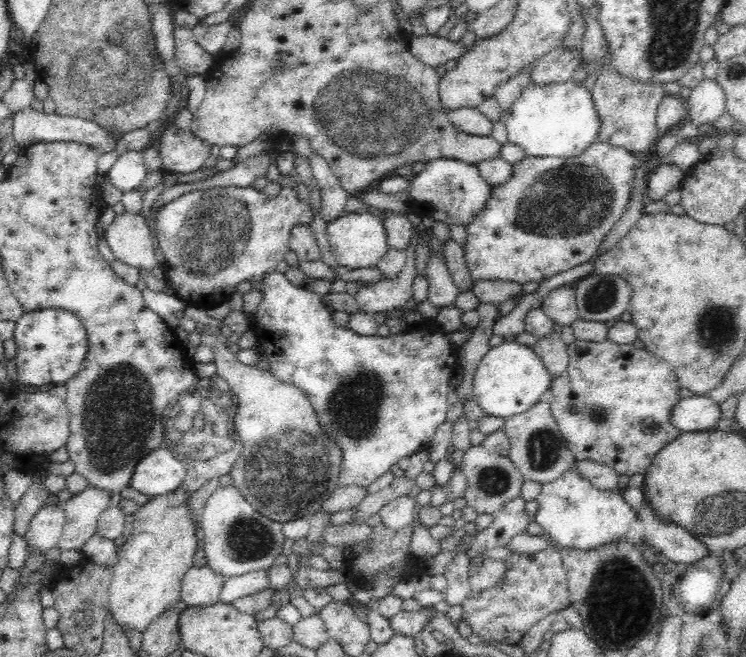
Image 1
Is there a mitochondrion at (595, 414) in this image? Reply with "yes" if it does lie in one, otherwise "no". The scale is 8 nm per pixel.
yes

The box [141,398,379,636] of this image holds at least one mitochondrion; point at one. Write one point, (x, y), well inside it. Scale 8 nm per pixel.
(286, 475)

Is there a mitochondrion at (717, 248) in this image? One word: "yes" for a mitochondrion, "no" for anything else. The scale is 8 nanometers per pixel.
no

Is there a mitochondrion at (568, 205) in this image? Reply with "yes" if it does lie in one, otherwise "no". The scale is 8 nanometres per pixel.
yes

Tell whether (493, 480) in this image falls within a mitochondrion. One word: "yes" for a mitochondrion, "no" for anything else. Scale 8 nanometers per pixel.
yes

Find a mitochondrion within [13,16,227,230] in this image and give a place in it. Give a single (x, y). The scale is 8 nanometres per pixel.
(127, 74)

